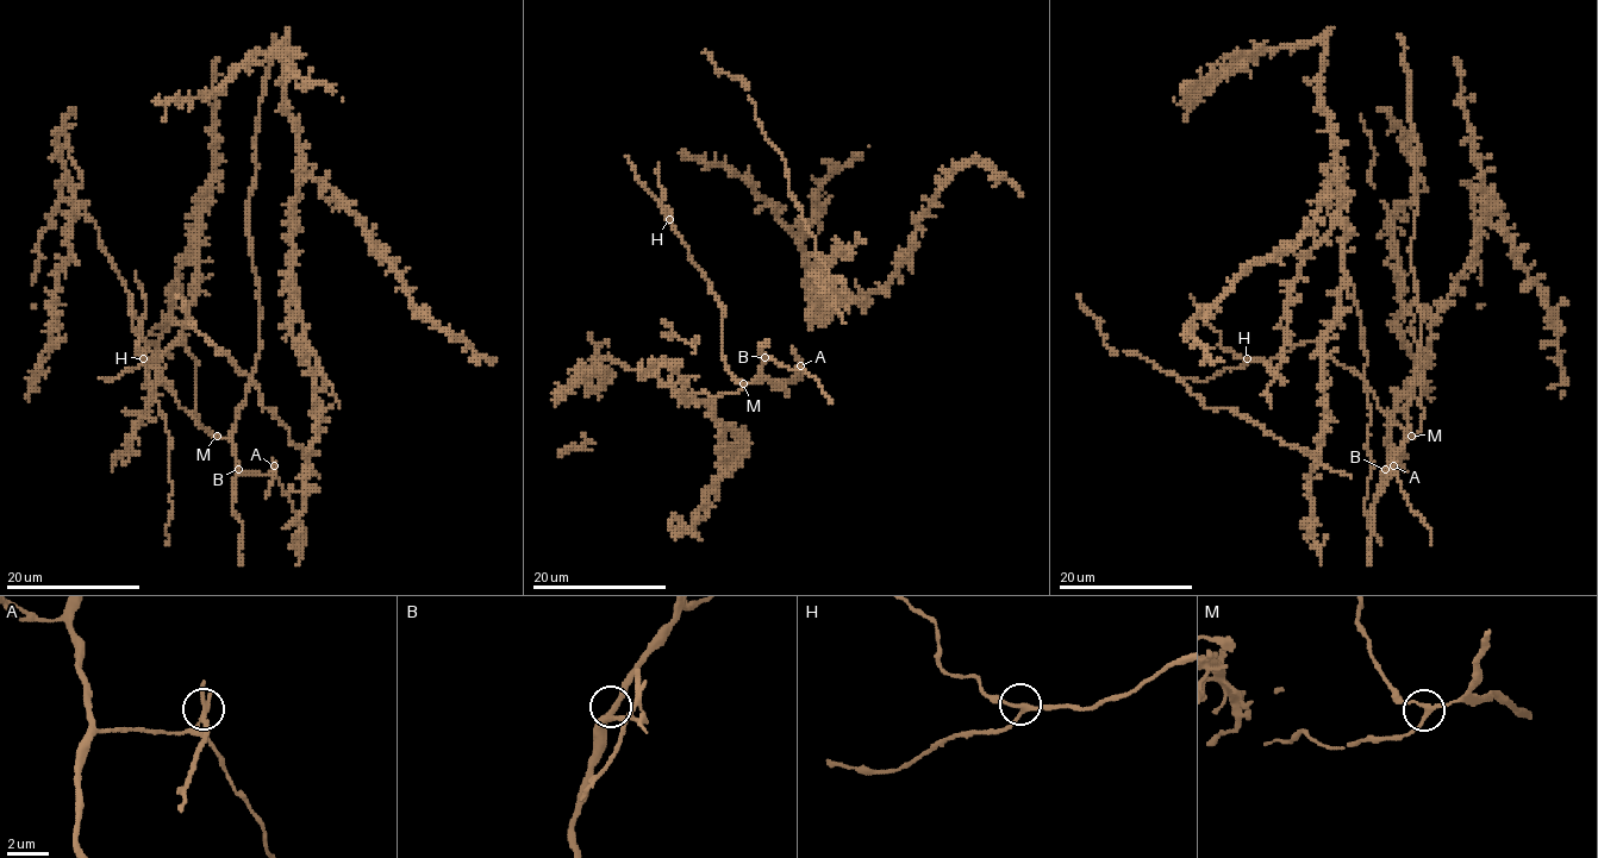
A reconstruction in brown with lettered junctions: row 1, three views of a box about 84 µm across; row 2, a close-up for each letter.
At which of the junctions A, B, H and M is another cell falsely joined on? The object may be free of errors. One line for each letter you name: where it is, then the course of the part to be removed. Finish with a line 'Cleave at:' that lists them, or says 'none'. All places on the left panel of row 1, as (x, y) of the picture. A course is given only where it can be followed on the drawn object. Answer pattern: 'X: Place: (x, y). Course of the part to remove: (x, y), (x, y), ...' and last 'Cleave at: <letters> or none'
A: Place: (274, 465). Course of the part to remove: (273, 465), (267, 499)
Cleave at: A

